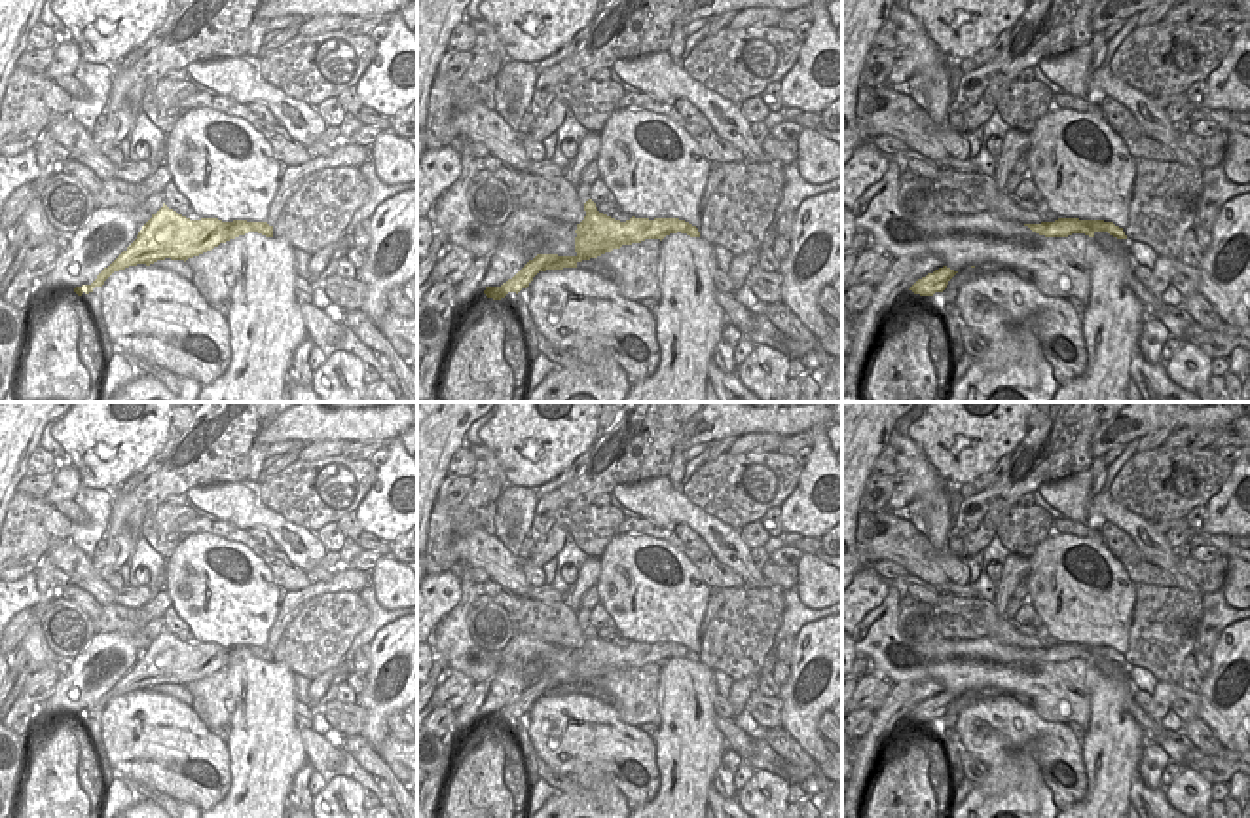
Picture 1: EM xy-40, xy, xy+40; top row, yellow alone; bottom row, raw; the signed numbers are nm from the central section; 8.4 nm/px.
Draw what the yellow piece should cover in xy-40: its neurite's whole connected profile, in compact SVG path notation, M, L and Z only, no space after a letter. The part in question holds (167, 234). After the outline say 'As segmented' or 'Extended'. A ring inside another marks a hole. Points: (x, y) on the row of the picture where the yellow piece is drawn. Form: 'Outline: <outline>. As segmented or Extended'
Outline: M163 203L163 207L142 226L137 239L114 262L104 268L91 285L76 287L74 292L78 296L83 292L89 294L95 287L102 287L114 271L129 266L150 266L165 258L186 262L188 258L212 251L220 243L248 232L273 237L273 226L267 222L222 222L218 218L190 220Z. As segmented

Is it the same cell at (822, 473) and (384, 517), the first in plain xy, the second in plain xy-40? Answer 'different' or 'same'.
same

